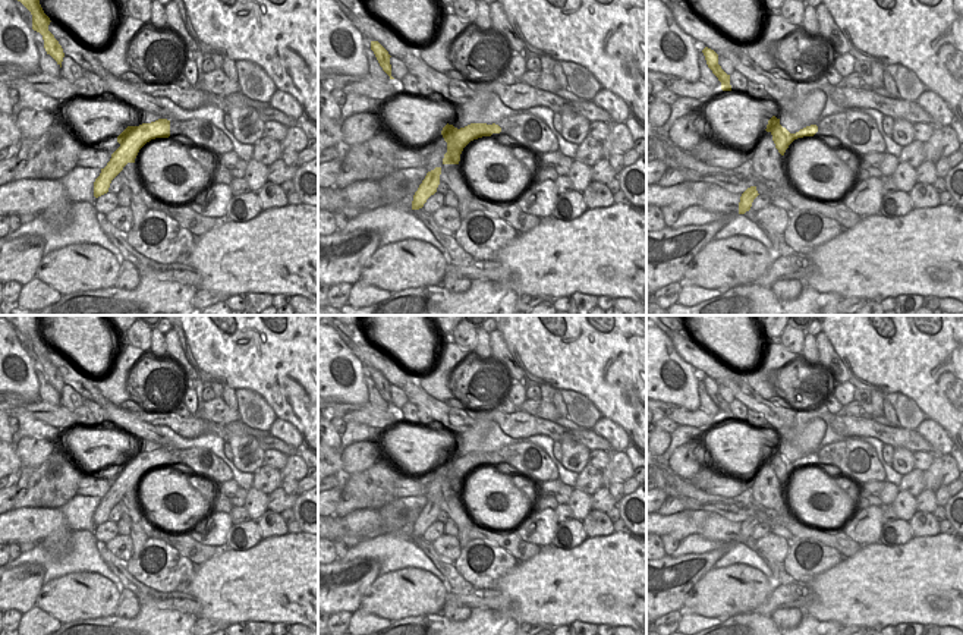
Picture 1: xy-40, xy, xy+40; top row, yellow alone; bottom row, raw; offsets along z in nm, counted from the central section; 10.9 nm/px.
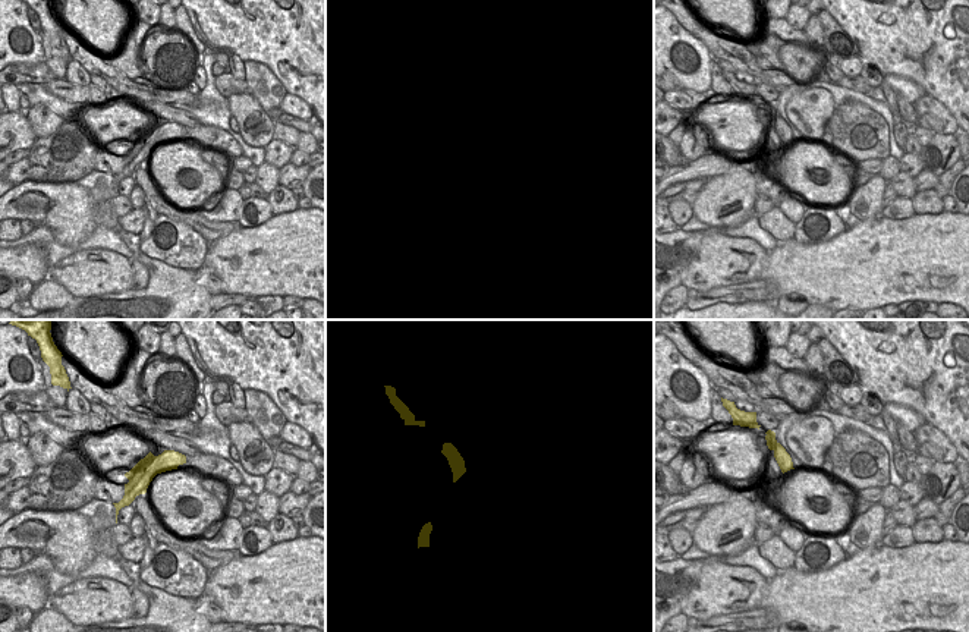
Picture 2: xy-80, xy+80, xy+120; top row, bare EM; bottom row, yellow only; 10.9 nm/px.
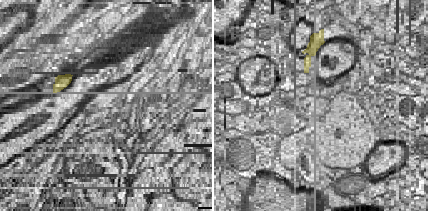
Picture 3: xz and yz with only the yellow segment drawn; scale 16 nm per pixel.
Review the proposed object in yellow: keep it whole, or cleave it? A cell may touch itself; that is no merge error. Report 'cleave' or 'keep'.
cleave

